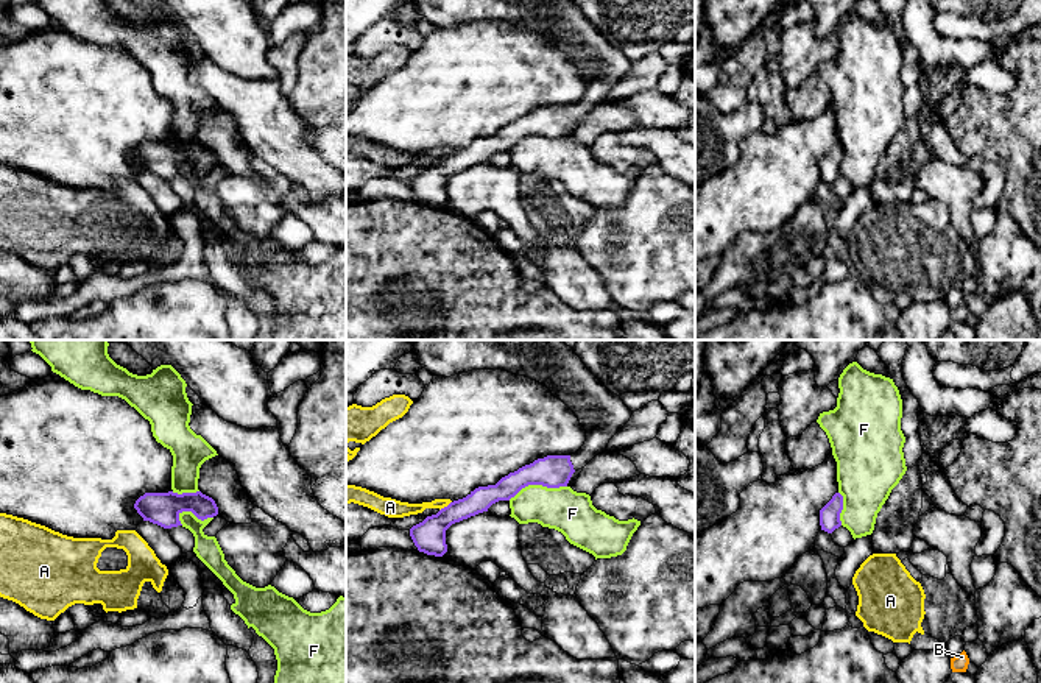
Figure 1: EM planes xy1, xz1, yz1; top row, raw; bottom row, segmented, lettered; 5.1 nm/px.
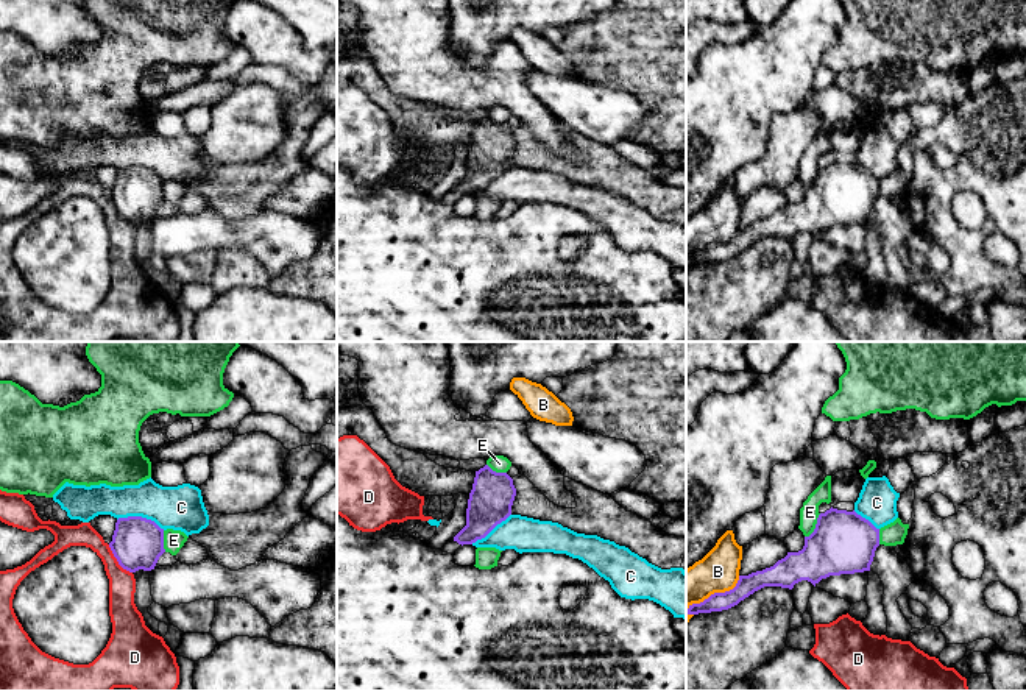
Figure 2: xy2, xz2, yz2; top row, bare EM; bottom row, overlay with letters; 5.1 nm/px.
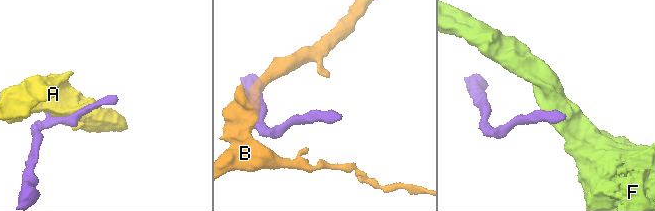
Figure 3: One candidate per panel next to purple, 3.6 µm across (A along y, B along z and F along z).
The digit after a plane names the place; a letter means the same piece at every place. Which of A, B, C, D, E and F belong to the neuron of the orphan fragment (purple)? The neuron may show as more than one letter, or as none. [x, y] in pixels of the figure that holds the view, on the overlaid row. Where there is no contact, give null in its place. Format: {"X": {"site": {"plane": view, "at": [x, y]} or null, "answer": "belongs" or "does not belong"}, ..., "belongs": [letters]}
{"A": {"site": {"plane": "xz1", "at": [444, 507]}, "answer": "does not belong"}, "B": {"site": {"plane": "yz2", "at": [714, 593]}, "answer": "does not belong"}, "C": {"site": {"plane": "xy2", "at": [141, 517]}, "answer": "does not belong"}, "D": {"site": {"plane": "xy2", "at": [117, 560]}, "answer": "does not belong"}, "E": {"site": {"plane": "yz2", "at": [816, 526]}, "answer": "does not belong"}, "F": {"site": {"plane": "xz1", "at": [536, 484]}, "answer": "does not belong"}, "belongs": []}

